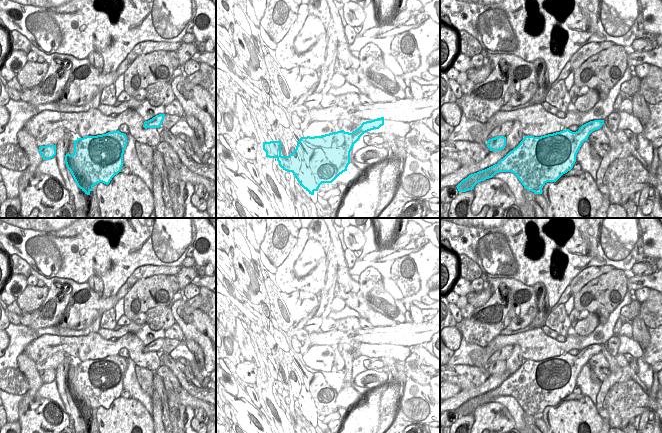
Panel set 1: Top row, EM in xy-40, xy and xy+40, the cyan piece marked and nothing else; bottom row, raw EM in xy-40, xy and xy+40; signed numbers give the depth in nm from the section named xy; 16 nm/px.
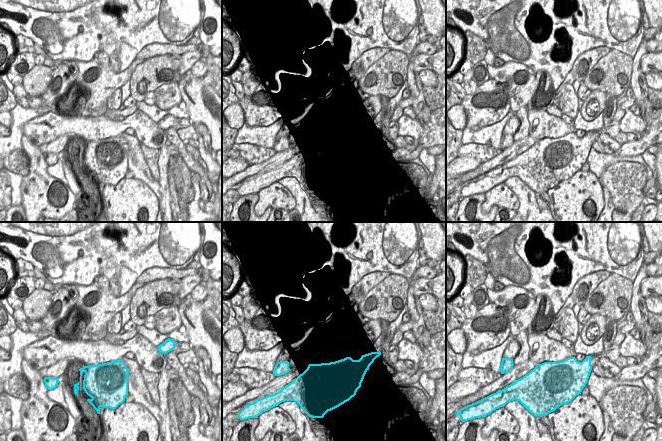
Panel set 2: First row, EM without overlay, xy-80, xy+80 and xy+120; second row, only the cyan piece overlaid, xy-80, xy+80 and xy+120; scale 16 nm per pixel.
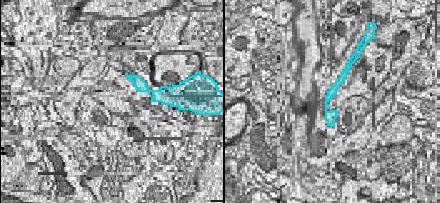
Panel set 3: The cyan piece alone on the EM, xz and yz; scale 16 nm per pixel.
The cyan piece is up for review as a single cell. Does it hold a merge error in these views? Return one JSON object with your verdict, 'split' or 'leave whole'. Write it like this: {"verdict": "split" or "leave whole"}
{"verdict": "split"}

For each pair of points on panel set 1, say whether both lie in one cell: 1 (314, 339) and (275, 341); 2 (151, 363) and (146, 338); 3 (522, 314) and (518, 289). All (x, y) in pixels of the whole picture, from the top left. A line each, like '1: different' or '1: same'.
1: same
2: different
3: same

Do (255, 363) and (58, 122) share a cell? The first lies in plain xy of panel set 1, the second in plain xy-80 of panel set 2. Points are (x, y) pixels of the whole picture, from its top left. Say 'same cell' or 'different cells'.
different cells

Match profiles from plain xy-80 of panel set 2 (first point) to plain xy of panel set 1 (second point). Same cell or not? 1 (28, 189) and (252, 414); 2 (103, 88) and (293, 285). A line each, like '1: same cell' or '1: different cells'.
1: same cell
2: same cell

